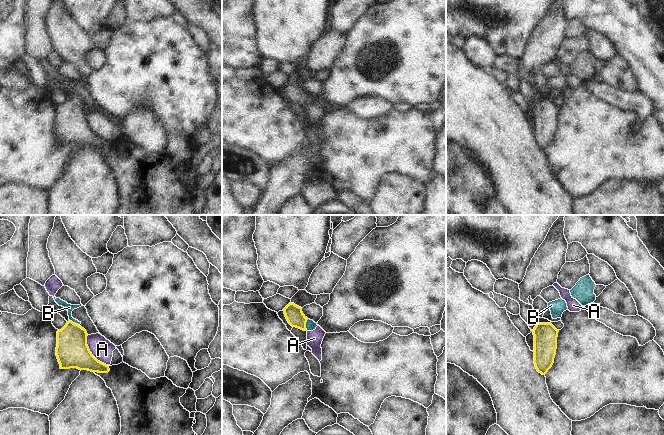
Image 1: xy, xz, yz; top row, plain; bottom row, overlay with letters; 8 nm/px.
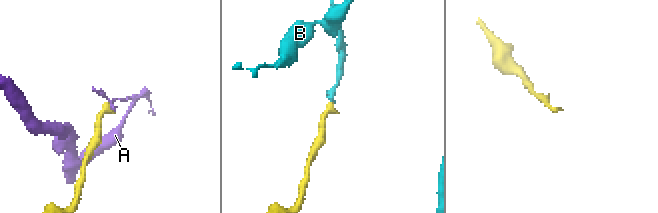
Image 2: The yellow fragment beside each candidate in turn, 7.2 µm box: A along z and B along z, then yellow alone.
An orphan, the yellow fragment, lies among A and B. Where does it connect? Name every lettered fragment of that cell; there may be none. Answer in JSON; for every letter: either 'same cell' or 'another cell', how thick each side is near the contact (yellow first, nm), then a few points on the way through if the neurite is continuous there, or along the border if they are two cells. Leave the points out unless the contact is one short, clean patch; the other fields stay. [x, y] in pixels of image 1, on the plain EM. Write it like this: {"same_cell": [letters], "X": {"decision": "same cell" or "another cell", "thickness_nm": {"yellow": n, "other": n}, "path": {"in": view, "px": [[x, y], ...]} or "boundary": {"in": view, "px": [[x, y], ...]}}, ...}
{"same_cell": ["B"], "A": {"decision": "another cell", "thickness_nm": {"yellow": 260, "other": 180}, "boundary": {"in": "xy", "px": [[87, 111], [89, 127], [98, 136], [107, 141]]}}, "B": {"decision": "same cell", "thickness_nm": {"yellow": 140, "other": 80}, "path": {"in": "xz", "px": [[293, 89], [305, 101], [310, 100]]}}}

